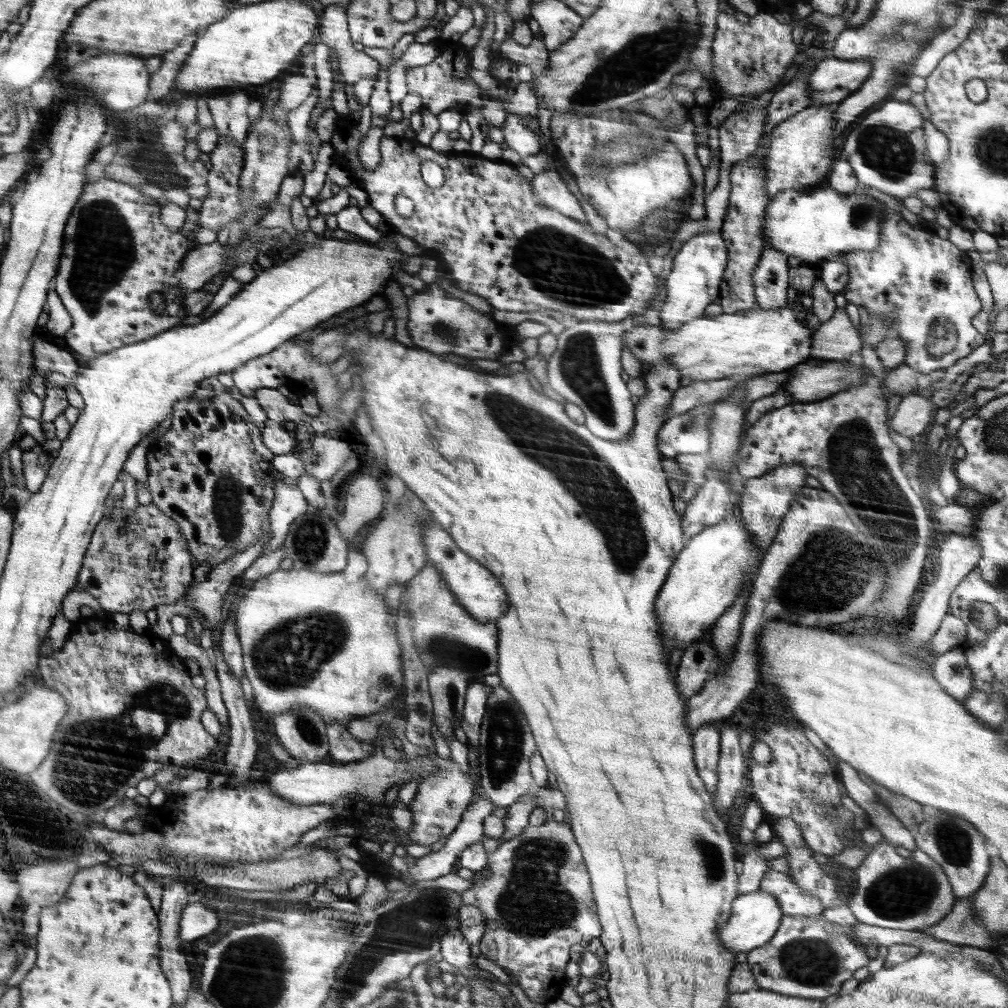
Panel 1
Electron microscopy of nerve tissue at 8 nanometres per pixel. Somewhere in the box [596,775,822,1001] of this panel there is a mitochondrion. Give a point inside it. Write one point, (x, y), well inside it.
(710, 865)

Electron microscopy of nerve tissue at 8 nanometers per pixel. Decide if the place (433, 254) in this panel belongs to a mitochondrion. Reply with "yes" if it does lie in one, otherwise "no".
no

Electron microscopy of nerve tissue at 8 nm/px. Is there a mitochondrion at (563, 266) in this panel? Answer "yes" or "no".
yes

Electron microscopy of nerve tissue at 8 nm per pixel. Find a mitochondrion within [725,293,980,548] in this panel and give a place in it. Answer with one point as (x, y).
(944, 340)

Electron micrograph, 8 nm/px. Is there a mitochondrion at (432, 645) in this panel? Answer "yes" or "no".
yes

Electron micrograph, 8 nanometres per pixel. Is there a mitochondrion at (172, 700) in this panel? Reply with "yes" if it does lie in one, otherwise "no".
yes

